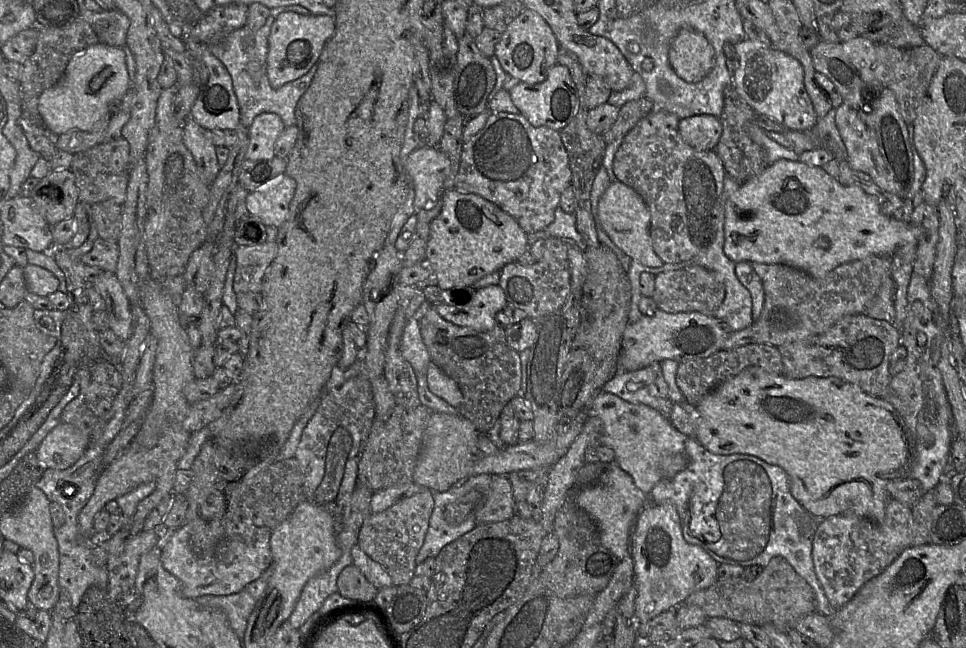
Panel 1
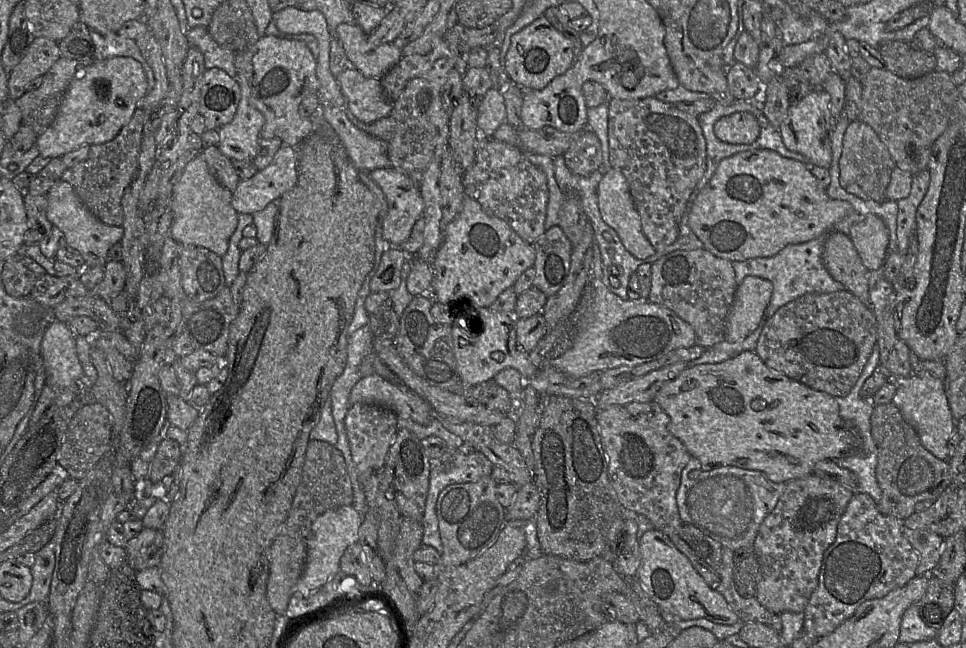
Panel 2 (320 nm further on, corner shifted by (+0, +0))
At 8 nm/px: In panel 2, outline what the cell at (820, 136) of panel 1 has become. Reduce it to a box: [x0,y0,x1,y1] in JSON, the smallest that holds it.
[736,104,816,166]

